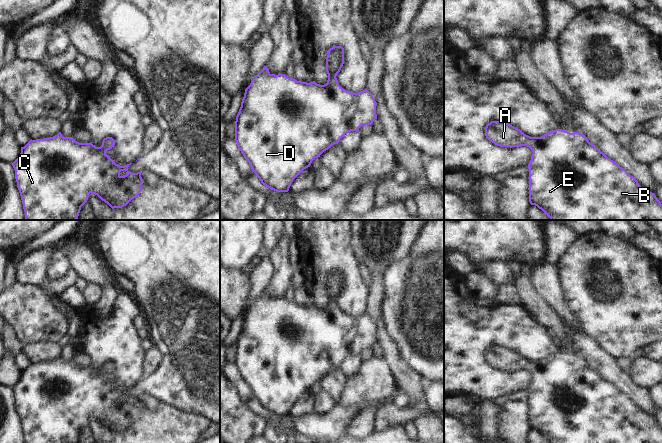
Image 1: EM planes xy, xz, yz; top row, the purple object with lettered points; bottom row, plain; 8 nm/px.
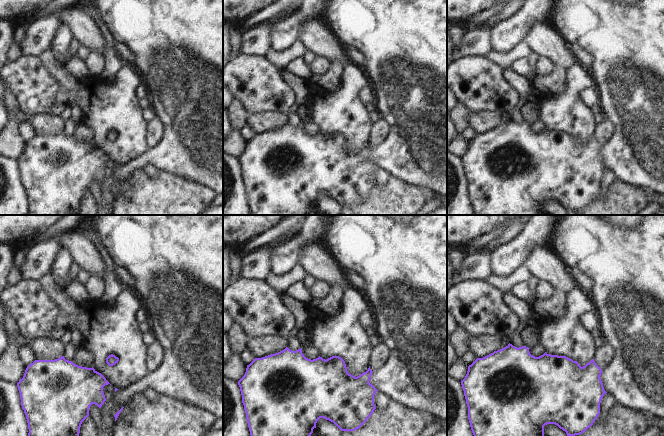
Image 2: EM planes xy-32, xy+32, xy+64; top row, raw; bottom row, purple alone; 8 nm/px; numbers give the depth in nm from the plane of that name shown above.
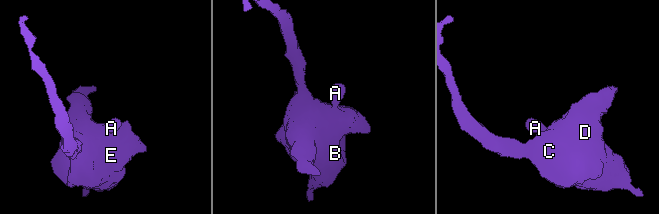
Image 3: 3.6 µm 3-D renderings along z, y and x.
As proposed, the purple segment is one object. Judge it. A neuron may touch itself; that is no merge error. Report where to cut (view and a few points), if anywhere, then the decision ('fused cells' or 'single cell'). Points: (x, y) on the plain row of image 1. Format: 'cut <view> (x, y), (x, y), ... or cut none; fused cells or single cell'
cut none; single cell

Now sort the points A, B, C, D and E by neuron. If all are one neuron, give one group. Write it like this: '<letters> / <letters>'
A B C D E

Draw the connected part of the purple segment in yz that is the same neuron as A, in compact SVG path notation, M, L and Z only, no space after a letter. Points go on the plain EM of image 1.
M491 345L485 351L485 360L500 371L527 370L532 374L528 388L529 426L550 443L662 443L662 428L655 418L641 411L633 400L579 356L556 353L541 361L530 361L504 345Z

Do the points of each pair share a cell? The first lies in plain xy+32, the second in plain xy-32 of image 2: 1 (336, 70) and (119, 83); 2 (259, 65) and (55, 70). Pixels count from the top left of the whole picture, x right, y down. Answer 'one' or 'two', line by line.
1: two
2: two

